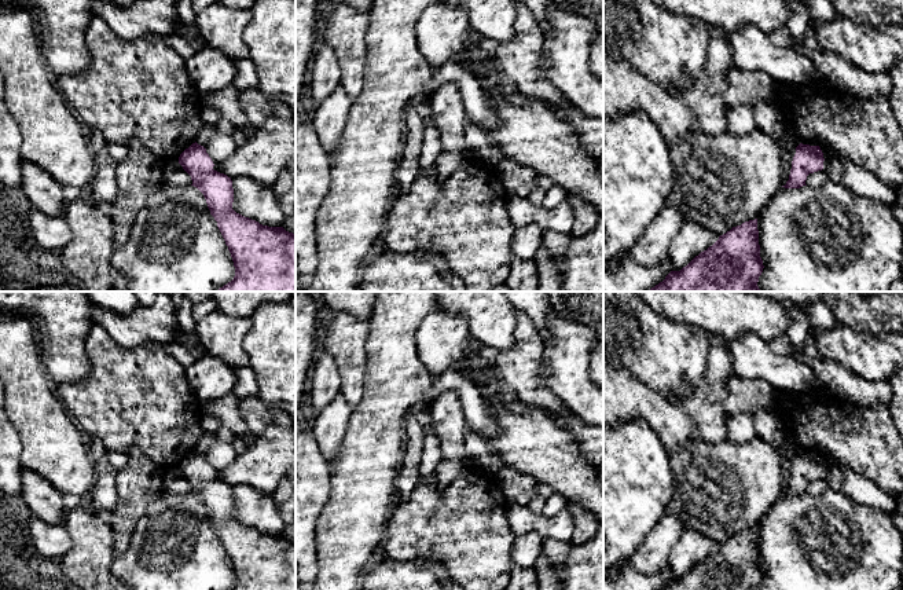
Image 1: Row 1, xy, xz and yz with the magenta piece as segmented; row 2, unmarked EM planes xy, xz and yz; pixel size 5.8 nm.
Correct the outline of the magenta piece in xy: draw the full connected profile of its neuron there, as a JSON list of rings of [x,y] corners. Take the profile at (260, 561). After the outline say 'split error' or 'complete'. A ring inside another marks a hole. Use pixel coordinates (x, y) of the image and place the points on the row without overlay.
[[[192,451],[180,462],[179,472],[191,484],[191,494],[203,502],[210,523],[217,529],[228,554],[235,575],[235,584],[231,590],[296,590],[296,542],[283,535],[263,534],[236,521],[232,517],[232,488],[213,477],[214,472],[203,454]]] | complete

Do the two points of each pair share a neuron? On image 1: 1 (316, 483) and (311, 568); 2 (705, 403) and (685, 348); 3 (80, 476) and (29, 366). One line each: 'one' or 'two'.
1: one
2: two
3: one

